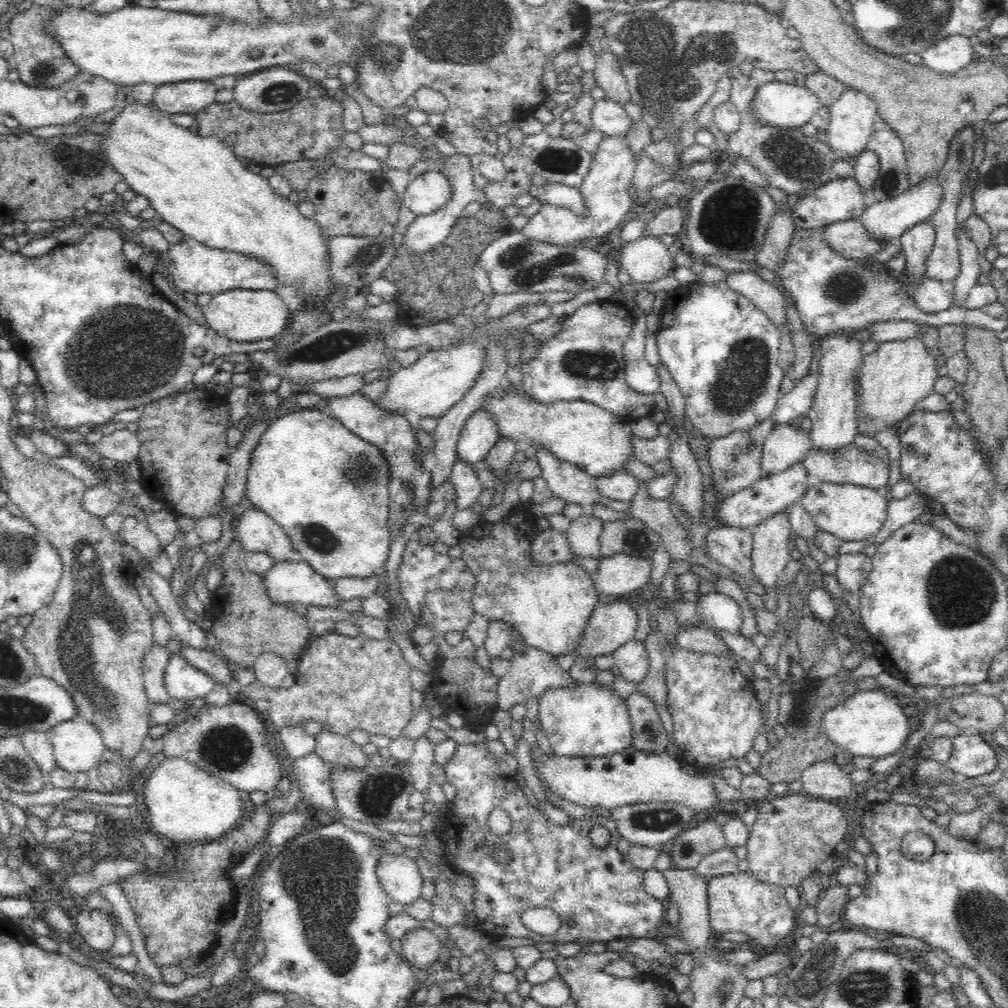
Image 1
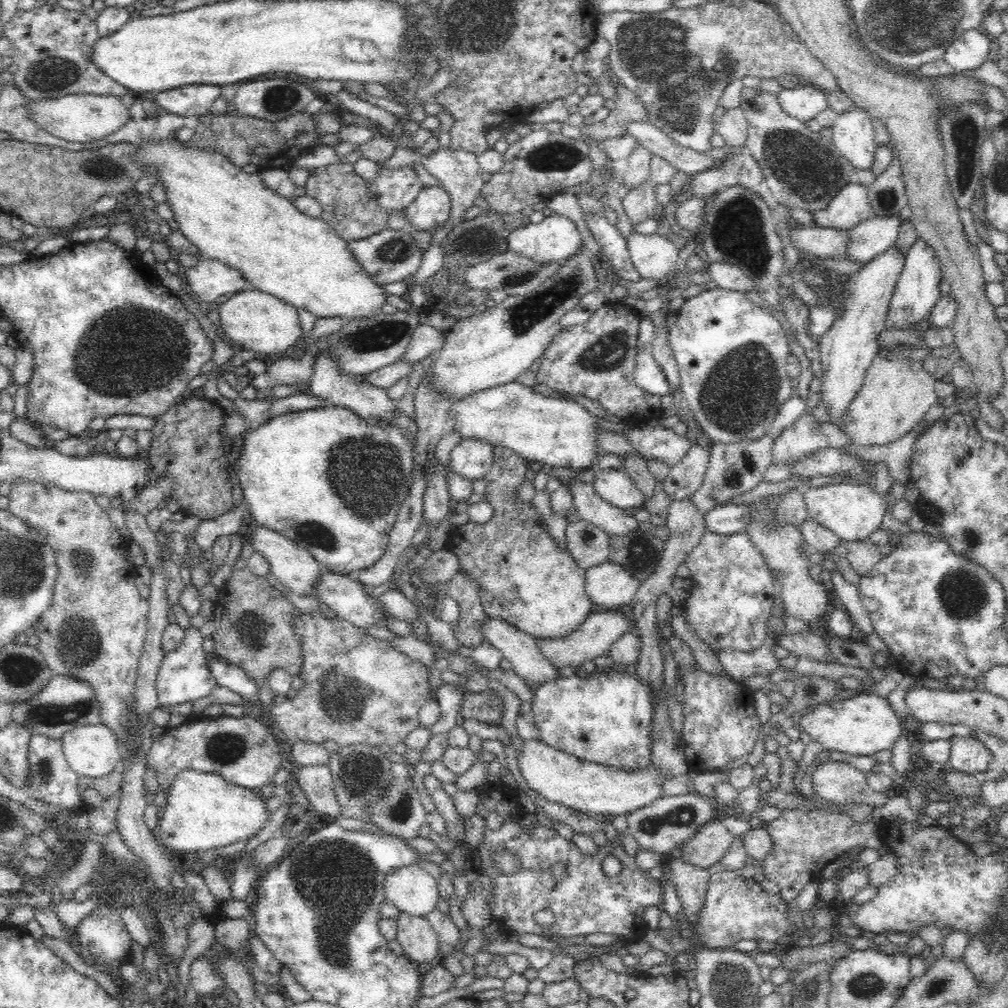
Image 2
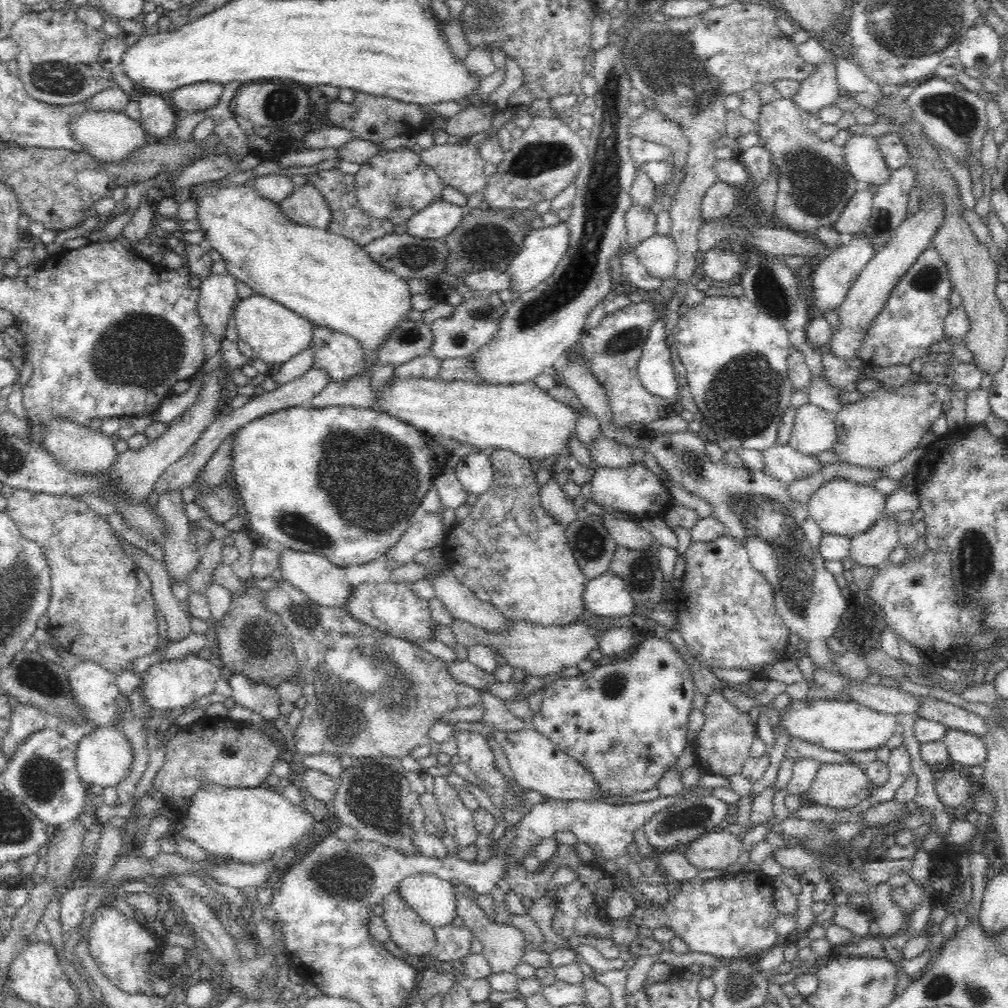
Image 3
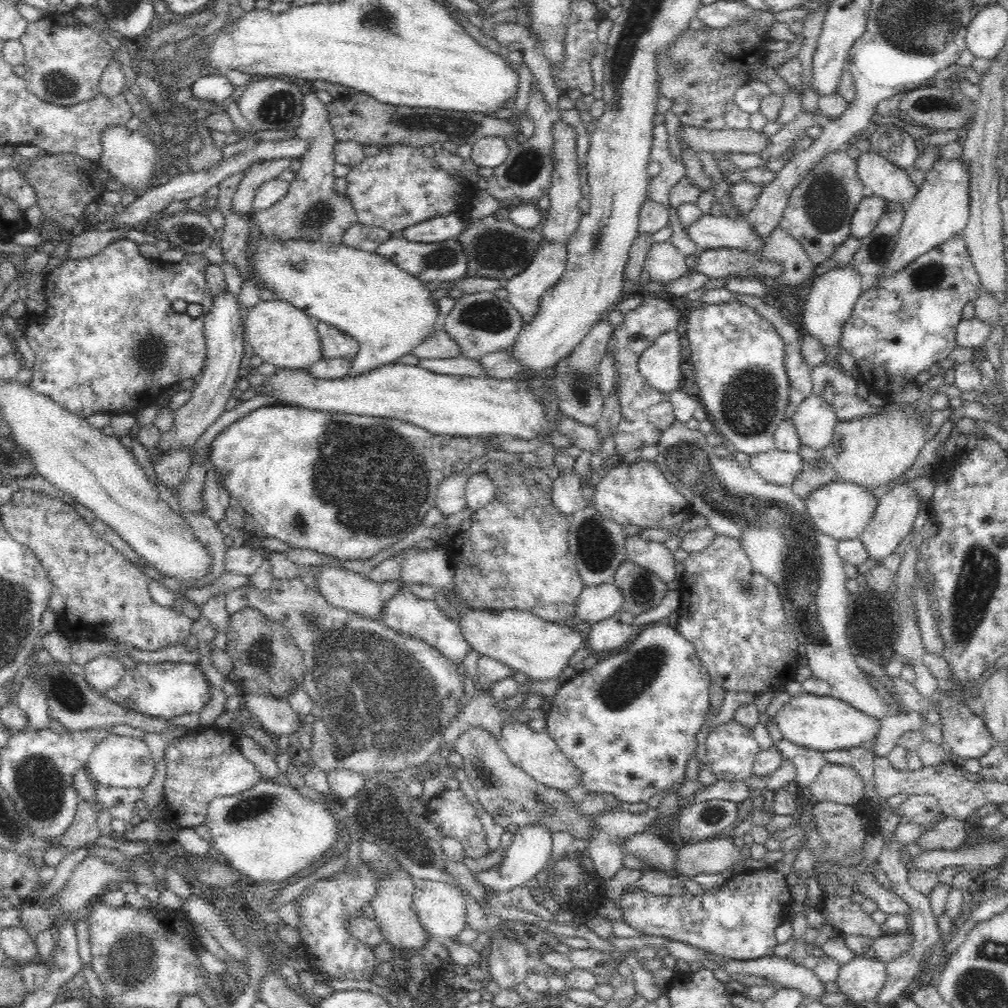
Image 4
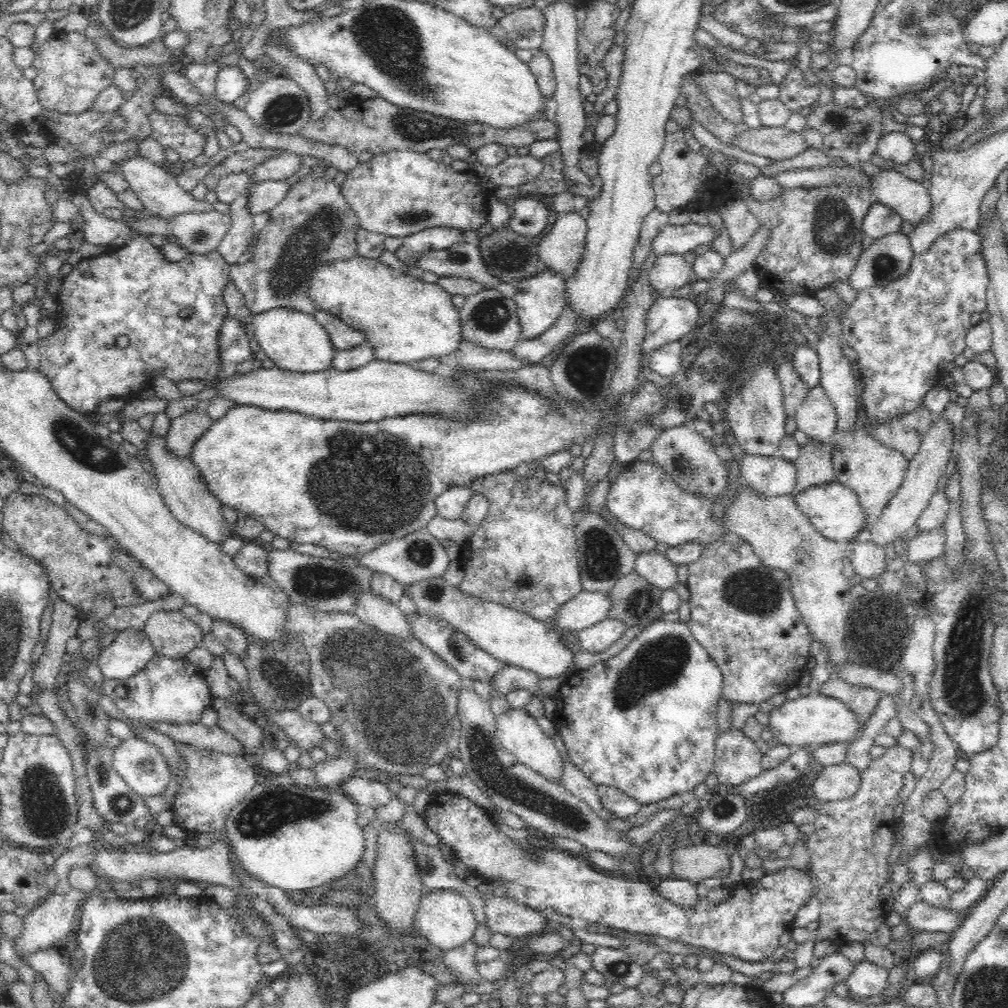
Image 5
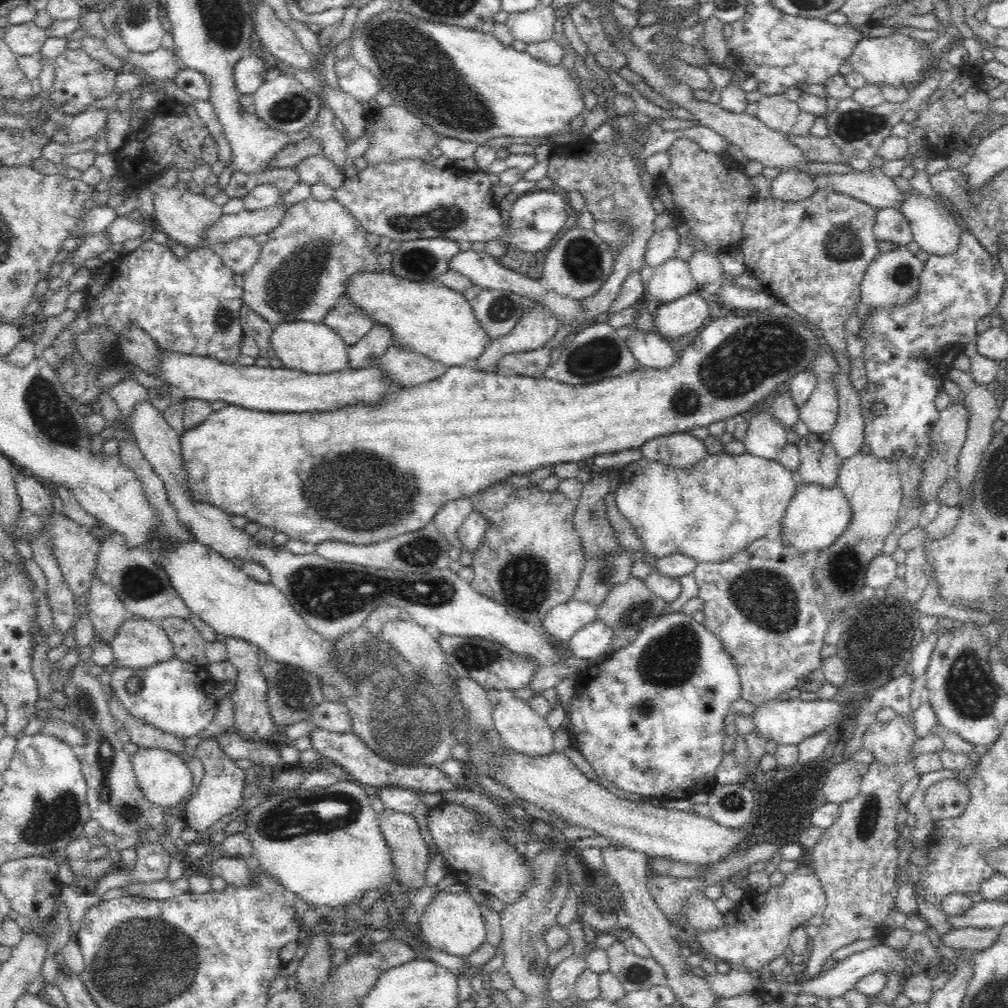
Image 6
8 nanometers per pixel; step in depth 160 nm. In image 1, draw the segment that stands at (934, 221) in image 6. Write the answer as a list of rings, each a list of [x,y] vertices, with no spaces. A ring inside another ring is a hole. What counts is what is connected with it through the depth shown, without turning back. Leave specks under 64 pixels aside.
[[[845,88],[840,100],[829,107],[831,120],[826,128],[828,145],[848,160],[855,160],[868,150],[873,134],[877,106],[862,92]]]

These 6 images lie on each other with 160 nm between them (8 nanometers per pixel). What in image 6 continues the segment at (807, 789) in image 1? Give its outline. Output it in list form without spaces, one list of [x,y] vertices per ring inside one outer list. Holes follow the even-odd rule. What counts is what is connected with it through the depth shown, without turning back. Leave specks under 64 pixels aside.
[[[842,759],[826,773],[826,780],[821,789],[828,802],[840,804],[858,796],[861,777],[856,763]]]

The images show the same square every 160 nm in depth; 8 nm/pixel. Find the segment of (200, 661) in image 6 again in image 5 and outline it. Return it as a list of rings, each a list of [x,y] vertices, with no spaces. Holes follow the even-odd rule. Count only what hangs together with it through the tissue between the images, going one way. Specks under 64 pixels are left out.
[[[180,609],[152,614],[141,629],[158,655],[176,660],[187,659],[190,652],[204,644],[205,634]]]

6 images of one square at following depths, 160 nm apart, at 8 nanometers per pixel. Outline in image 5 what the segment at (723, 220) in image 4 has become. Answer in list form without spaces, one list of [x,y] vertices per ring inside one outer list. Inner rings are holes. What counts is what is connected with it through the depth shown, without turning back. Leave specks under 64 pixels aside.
[[[692,222],[684,226],[666,224],[654,238],[651,252],[656,258],[664,255],[683,255],[694,251],[702,244],[708,245],[715,240],[715,230],[711,224],[702,226]]]

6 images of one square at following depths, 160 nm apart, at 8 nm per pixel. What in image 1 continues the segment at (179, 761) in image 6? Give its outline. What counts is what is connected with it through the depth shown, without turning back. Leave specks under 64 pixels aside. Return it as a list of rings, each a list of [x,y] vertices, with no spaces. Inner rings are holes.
[[[83,719],[54,726],[47,733],[57,764],[66,772],[78,774],[98,766],[105,747],[97,726]]]

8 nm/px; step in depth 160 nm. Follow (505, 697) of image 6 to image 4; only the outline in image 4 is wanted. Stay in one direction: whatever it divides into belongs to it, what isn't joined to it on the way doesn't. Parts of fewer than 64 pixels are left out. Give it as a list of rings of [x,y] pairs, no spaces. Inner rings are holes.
[[[514,721],[503,726],[499,745],[509,756],[509,759],[518,765],[526,774],[544,786],[558,790],[570,790],[574,786],[581,786],[580,773],[576,765],[558,748],[546,732],[536,732],[528,723]]]

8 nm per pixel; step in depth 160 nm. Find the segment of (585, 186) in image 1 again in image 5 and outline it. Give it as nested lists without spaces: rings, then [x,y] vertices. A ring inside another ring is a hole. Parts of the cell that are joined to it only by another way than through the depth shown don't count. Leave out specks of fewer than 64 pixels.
[[[544,269],[540,274],[514,282],[517,293],[513,301],[517,306],[517,315],[520,319],[520,339],[530,340],[544,334],[561,315],[566,302],[566,283],[564,279]]]

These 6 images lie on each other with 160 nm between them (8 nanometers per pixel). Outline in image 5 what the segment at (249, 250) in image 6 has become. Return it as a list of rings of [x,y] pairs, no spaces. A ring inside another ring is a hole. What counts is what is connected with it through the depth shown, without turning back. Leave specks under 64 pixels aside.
[[[247,194],[238,196],[230,204],[229,213],[232,215],[230,232],[226,234],[224,240],[217,248],[217,252],[230,265],[238,264],[238,260],[249,248],[251,243],[252,213],[246,207]]]

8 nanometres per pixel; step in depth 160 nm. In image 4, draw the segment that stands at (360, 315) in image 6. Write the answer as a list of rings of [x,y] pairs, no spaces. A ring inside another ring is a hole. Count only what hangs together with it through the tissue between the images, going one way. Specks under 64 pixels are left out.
[[[314,320],[313,323],[320,337],[325,358],[338,358],[338,356],[355,358],[359,351],[359,342],[357,340],[324,322]]]

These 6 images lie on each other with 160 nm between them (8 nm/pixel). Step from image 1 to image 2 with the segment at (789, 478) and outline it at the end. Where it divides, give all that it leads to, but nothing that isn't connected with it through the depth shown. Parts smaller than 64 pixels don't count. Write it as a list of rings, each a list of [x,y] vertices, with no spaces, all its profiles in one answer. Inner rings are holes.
[[[728,504],[726,506],[718,505],[716,508],[707,512],[704,516],[704,532],[718,533],[718,535],[733,535],[744,531],[746,522],[752,520],[750,507],[744,504]]]

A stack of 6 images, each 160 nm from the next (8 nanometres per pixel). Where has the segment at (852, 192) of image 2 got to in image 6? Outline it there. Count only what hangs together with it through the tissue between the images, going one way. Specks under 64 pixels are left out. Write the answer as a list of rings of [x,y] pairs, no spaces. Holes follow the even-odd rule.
[[[896,209],[877,211],[874,235],[876,235],[876,239],[891,242],[896,247],[906,247],[908,244],[915,242],[908,219]]]

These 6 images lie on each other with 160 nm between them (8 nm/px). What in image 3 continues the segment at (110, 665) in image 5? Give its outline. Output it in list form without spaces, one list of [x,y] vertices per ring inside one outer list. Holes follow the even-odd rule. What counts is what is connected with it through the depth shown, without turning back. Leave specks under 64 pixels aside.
[[[84,660],[67,673],[73,697],[86,713],[80,721],[108,727],[117,713],[114,700],[121,693],[116,686],[117,673],[92,660]]]

